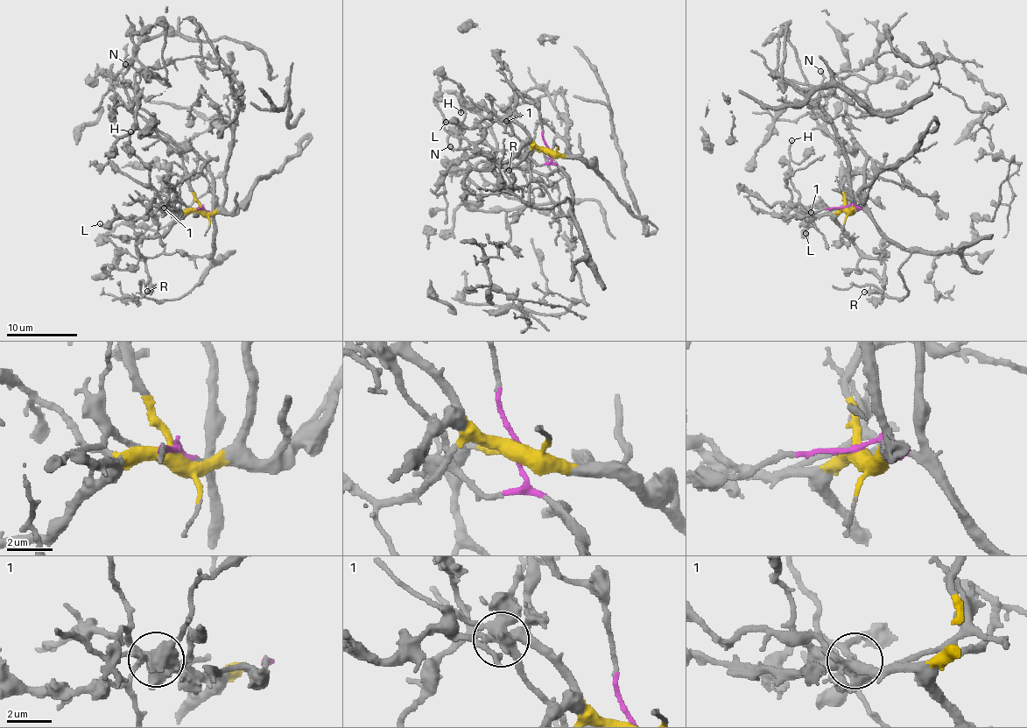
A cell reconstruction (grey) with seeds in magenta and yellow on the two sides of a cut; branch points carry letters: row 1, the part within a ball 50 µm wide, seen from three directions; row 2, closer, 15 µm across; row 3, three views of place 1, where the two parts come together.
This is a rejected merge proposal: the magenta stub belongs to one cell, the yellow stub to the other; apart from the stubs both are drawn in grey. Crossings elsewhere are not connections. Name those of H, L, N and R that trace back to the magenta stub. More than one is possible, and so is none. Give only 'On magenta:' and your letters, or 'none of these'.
On magenta: N

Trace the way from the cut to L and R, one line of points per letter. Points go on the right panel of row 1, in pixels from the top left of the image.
L: (845, 208), (822, 215), (811, 212), (812, 218), (805, 222), (812, 224), (805, 233)
R: (845, 208), (836, 220), (855, 246), (885, 265), (883, 289), (880, 293), (864, 293)

